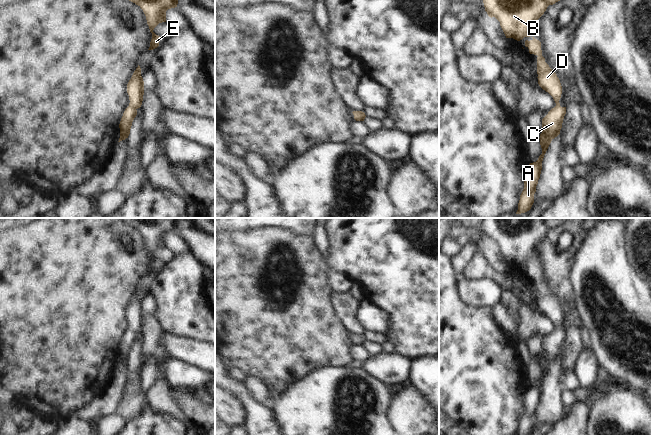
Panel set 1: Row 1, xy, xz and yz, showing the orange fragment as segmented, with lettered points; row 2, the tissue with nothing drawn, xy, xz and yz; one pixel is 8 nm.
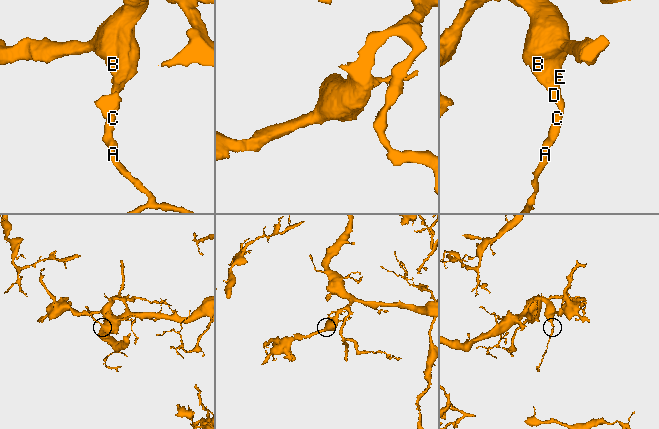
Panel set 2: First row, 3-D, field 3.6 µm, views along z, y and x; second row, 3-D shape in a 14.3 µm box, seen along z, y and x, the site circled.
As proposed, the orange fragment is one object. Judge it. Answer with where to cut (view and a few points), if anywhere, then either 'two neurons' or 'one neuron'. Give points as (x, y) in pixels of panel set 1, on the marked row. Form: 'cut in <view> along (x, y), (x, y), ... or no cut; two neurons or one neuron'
no cut; one neuron

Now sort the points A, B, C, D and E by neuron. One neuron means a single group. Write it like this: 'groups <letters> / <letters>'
groups A B C D E

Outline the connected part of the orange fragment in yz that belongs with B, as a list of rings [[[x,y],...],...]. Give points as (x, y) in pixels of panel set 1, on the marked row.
[[[483,0],[489,17],[495,17],[506,36],[517,41],[530,37],[533,24],[549,5],[560,0]]]

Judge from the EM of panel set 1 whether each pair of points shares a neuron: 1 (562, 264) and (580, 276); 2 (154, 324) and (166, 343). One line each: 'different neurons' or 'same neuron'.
1: different neurons
2: different neurons

